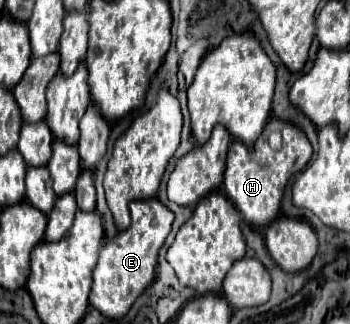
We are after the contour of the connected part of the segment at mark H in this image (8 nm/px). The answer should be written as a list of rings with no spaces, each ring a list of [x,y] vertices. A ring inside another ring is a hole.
[[[271,119],[253,147],[247,147],[241,141],[233,141],[229,147],[227,169],[223,179],[229,201],[239,209],[247,223],[269,225],[279,215],[279,205],[287,181],[291,179],[291,175],[295,175],[307,165],[311,153],[311,143],[303,129],[281,119]]]

